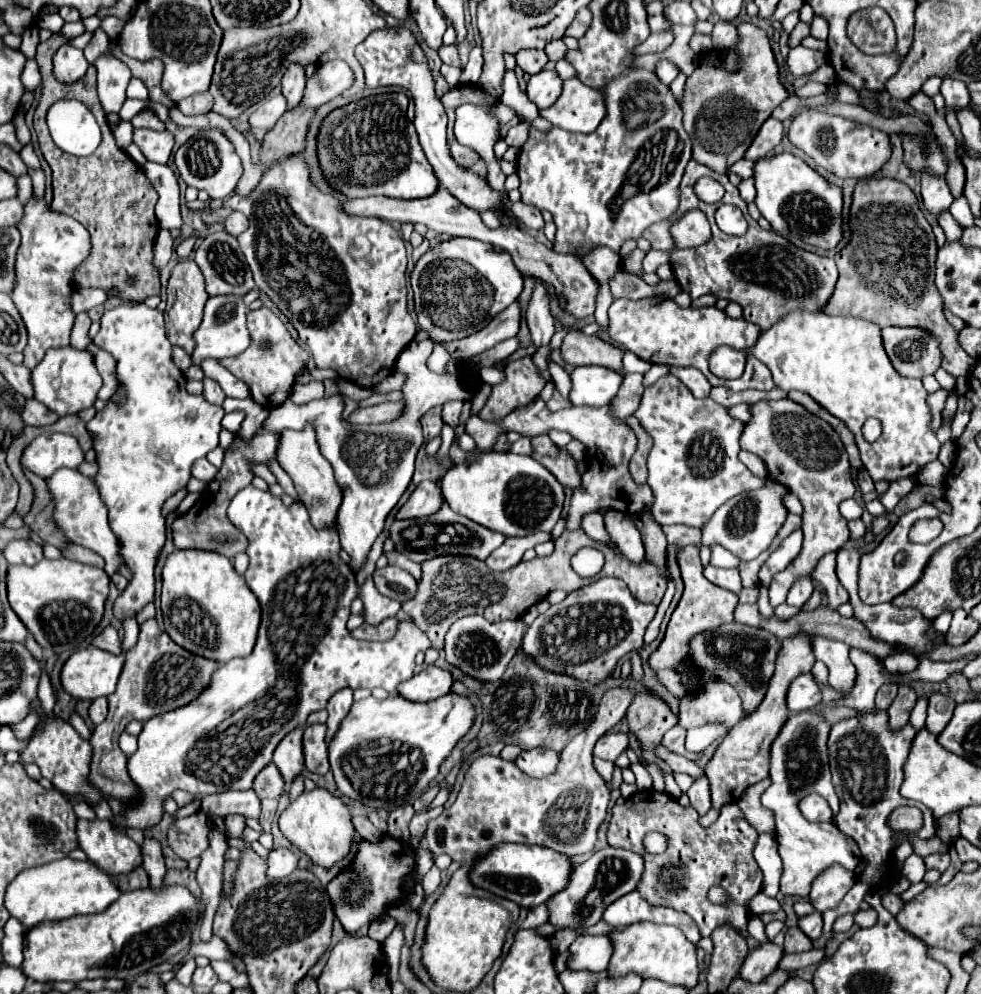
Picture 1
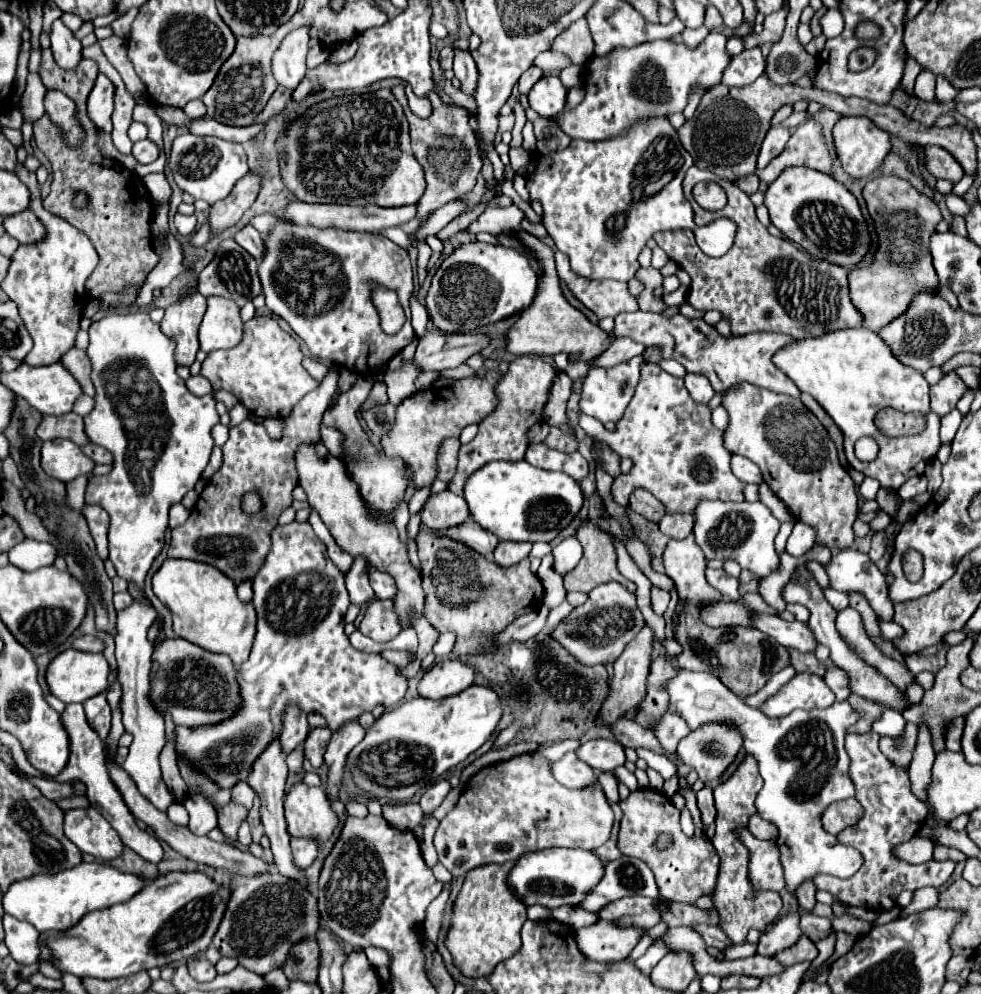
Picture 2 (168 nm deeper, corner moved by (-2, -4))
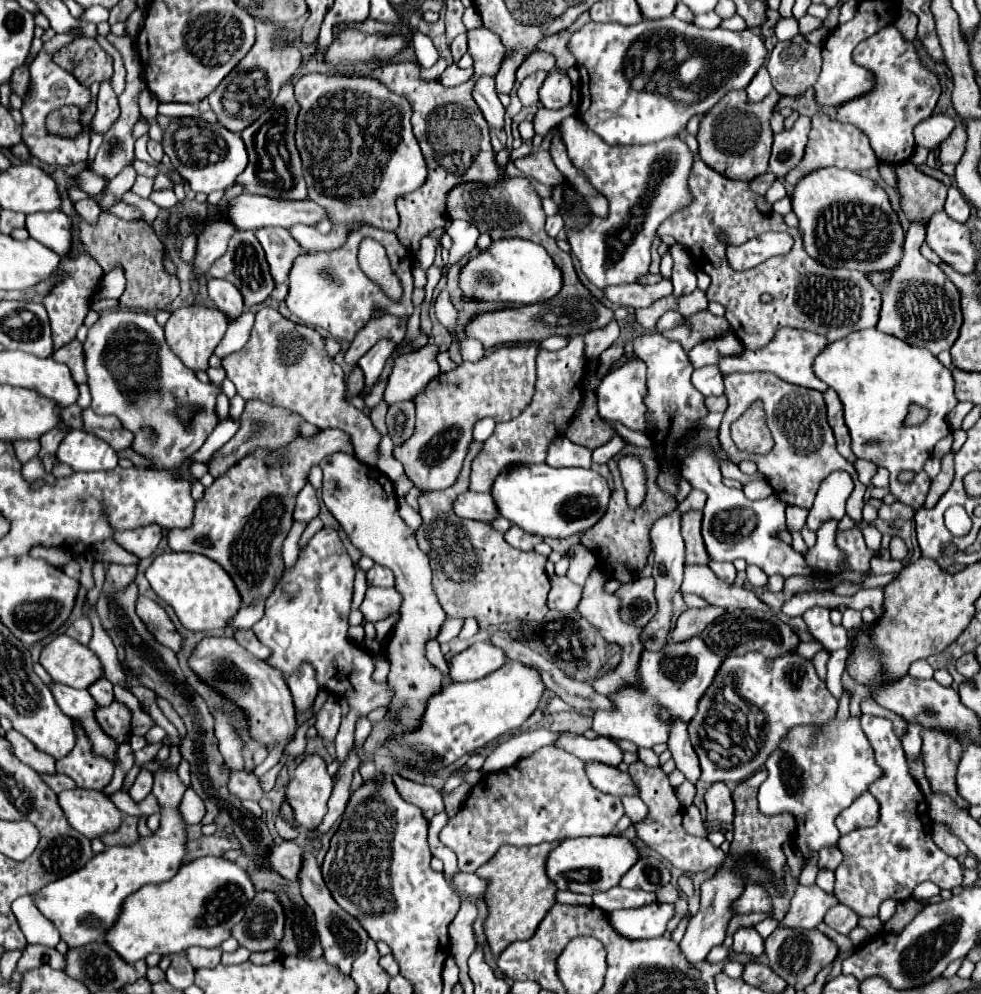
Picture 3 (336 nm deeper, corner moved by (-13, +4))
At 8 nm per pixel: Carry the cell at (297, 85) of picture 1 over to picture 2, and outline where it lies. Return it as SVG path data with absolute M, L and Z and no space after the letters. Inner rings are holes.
M300 27L286 35L276 55L272 57L272 73L278 85L294 91L306 75L306 53L308 53L308 27Z

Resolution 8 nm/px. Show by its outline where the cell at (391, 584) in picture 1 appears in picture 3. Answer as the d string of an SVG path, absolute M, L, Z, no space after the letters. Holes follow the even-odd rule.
M373 565L367 571L367 585L369 583L373 587L393 587L395 585L395 577L391 575L391 569L387 569L383 565Z

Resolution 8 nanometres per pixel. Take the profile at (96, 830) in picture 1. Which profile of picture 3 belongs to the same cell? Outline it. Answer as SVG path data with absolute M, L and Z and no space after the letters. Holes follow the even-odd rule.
M75 787L57 797L69 825L89 839L115 831L121 823L121 811L101 791Z

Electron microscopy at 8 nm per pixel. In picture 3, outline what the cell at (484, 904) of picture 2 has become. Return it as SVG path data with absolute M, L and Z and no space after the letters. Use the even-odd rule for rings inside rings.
M549 841L539 843L531 847L515 847L515 845L503 845L493 859L489 859L483 867L479 867L477 875L491 879L491 887L487 887L487 909L489 917L485 921L485 935L491 945L491 951L495 957L501 955L501 951L513 943L515 939L529 939L543 917L547 915L549 907L557 903L557 885L547 877L545 873L545 861L561 841Z

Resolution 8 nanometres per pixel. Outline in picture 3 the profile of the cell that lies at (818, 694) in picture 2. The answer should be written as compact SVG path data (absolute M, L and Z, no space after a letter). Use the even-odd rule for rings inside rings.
M759 651L725 657L715 681L699 699L695 719L689 723L689 737L701 763L701 779L705 783L739 783L751 777L763 769L767 757L779 749L791 727L821 727L835 717L835 711L837 699L817 677L811 659L805 661L805 657L797 655L797 651L789 651L773 661L767 661L767 657ZM727 675L731 675L735 691L747 701L747 705L727 703L725 699L721 703L721 679Z

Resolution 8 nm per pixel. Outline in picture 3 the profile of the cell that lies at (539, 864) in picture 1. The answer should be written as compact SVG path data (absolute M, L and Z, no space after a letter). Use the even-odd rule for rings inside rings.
M611 833L607 837L565 839L559 847L551 851L547 859L547 875L551 881L557 883L559 889L595 895L619 885L621 877L637 863L637 859L637 847L621 833Z

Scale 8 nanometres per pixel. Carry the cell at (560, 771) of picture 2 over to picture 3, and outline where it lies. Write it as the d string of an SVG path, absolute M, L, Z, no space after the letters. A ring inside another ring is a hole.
M587 763L587 775L593 785L609 795L625 797L625 795L639 795L637 785L633 783L629 773L621 773L617 767L607 767L603 763Z

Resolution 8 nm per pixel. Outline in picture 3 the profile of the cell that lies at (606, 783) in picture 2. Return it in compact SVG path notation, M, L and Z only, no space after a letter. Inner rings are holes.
M623 797L623 807L625 807L625 815L631 819L631 823L639 823L647 817L647 805L639 799L639 797Z

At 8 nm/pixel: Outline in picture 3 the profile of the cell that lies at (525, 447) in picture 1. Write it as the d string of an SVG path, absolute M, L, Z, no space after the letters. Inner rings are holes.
M559 437L551 443L545 463L551 467L583 467L583 469L589 469L593 465L591 451L587 447L571 443L565 437Z

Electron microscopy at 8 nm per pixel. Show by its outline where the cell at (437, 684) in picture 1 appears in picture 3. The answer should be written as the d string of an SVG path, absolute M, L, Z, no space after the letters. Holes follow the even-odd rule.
M473 643L459 655L449 659L449 675L453 681L473 681L489 675L505 665L505 651L491 643Z

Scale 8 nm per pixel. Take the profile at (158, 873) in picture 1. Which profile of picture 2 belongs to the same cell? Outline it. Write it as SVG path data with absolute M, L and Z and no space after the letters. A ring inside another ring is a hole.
M78 703L76 705L68 705L64 715L62 715L62 721L64 721L64 727L68 729L68 735L70 735L70 761L68 761L68 767L64 769L64 773L60 773L56 779L58 781L70 781L70 779L82 781L86 785L86 789L88 789L86 797L90 799L90 805L100 809L100 813L108 819L108 823L118 831L118 835L124 841L124 845L130 847L132 851L136 851L142 859L158 865L164 859L164 849L162 849L160 841L154 835L150 835L148 831L142 831L136 825L136 819L132 817L130 809L122 801L120 793L116 793L114 783L110 783L110 777L108 777L108 771L106 771L106 759L104 759L104 743L88 727L88 721L86 721L82 705L78 705Z

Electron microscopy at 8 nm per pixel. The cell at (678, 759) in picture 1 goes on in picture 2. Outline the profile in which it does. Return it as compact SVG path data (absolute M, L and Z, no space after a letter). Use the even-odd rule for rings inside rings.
M622 717L622 719L618 719L610 729L616 733L618 743L622 743L624 747L632 747L632 749L644 747L644 749L650 749L650 751L654 751L654 753L664 755L668 761L672 761L674 767L680 767L680 765L682 765L682 763L680 763L680 757L678 757L676 753L664 751L664 749L660 747L660 741L656 739L656 735L654 735L652 731L636 725L634 721Z

